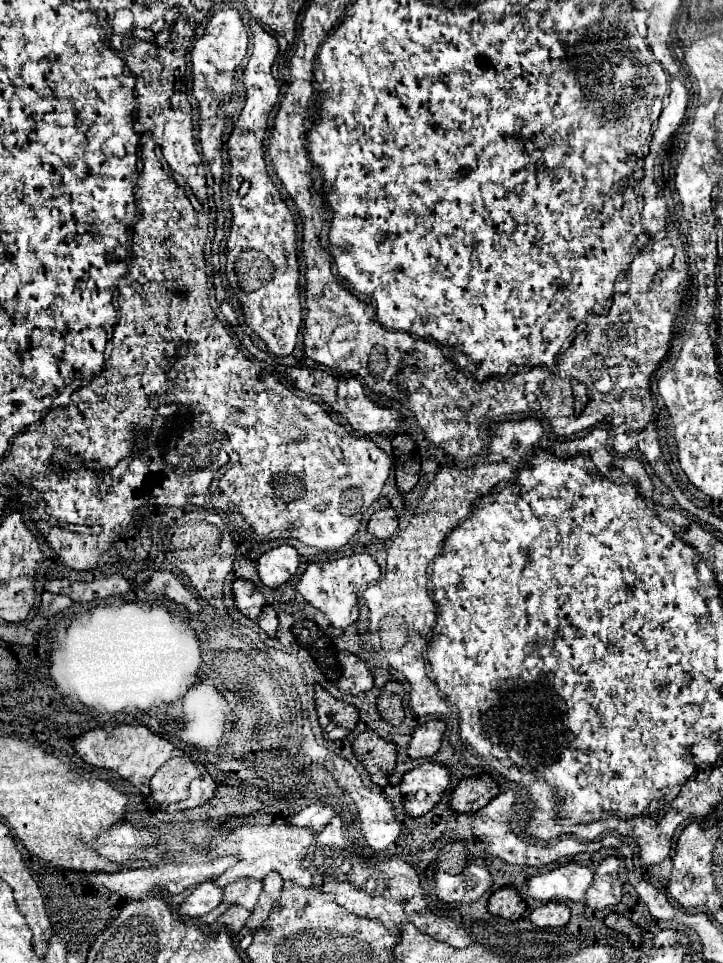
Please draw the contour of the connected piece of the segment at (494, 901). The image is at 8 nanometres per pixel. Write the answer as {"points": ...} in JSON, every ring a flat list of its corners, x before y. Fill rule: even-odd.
{"points":[[498,888,488,900,488,912,506,920,518,920,526,912,526,902,514,888]]}

